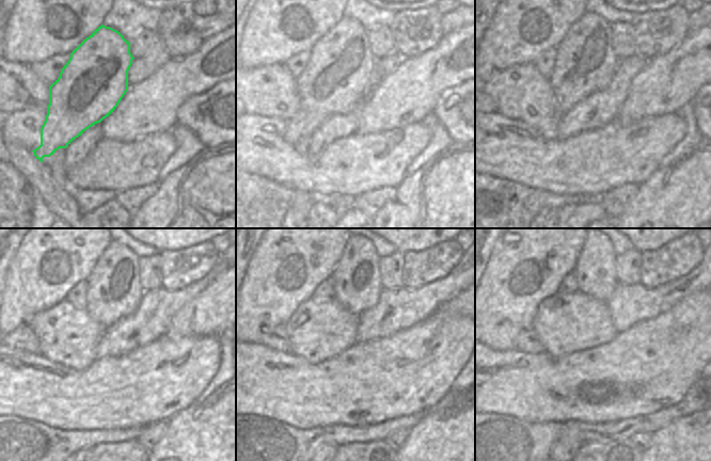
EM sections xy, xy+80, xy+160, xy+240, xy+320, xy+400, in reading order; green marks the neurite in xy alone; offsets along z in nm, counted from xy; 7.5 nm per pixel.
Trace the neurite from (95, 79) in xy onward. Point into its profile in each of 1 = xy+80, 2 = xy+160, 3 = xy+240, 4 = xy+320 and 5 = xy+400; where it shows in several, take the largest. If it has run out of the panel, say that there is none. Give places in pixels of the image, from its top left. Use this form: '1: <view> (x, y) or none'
1: xy+80 (341, 69)
2: xy+160 (585, 63)
3: xy+240 (114, 291)
4: xy+320 (356, 279)
5: xy+400 (596, 275)

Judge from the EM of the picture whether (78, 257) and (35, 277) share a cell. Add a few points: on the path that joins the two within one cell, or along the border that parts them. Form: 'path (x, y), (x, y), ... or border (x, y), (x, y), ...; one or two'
path (67, 257), (61, 257), (46, 272); one

